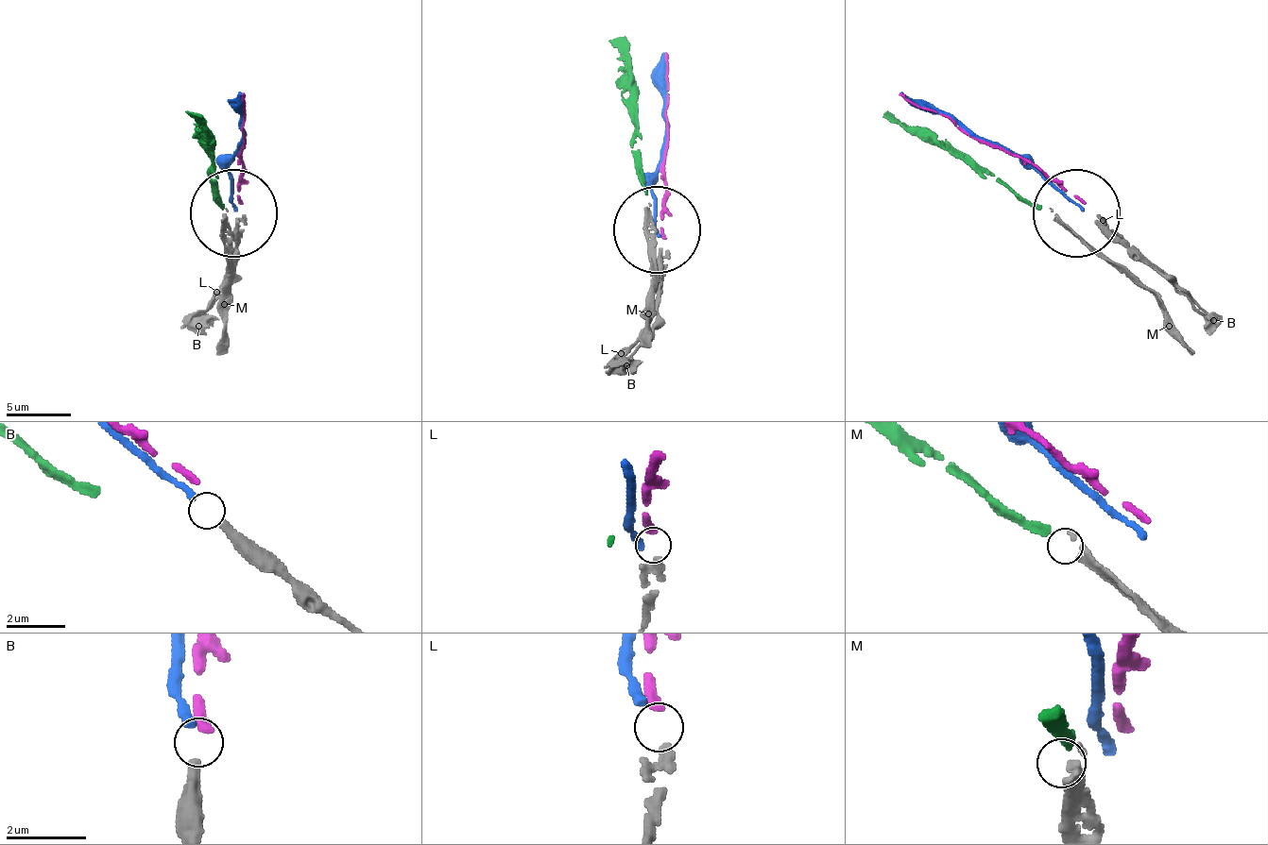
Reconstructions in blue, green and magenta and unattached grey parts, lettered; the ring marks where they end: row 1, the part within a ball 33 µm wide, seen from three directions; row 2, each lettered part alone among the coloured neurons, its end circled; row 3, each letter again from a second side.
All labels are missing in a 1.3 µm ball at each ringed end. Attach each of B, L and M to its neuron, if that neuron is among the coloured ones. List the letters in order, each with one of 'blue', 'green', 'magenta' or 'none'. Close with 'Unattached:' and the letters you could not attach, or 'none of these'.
B: blue
L: magenta
M: green
Unattached: none of these

